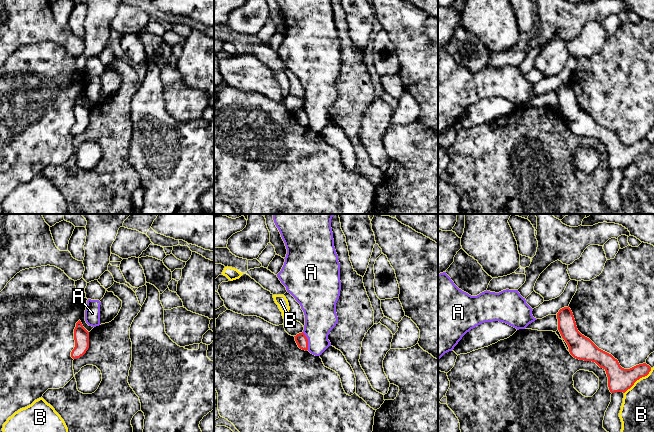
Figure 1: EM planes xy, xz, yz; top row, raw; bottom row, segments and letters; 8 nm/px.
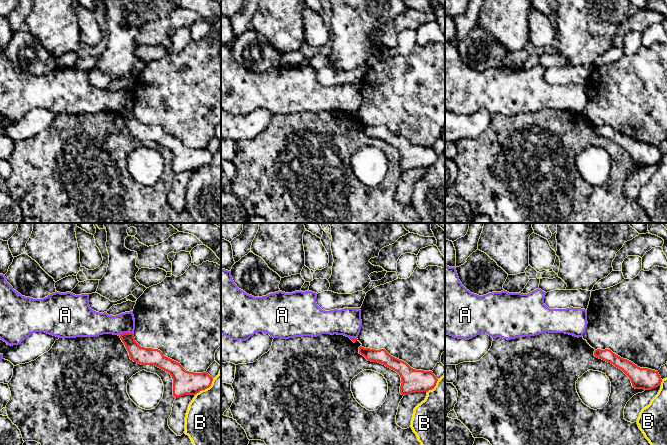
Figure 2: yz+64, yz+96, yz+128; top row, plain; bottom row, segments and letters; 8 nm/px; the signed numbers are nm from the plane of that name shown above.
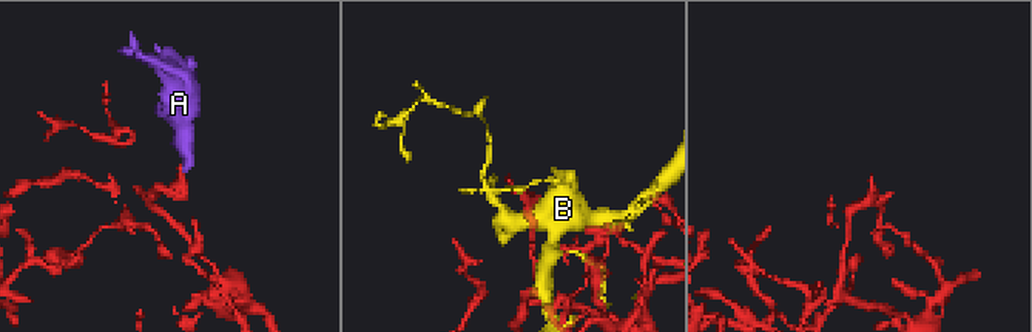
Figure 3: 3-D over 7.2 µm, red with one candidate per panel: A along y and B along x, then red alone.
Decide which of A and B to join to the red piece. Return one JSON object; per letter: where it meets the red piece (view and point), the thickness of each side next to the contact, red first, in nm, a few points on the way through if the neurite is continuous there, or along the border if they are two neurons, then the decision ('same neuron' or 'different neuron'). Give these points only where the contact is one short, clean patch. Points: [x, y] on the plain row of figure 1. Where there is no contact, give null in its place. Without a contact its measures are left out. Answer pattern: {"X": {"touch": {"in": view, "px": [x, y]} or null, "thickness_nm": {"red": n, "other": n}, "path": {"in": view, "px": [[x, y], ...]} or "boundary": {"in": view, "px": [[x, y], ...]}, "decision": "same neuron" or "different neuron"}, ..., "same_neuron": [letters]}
{"A": {"touch": {"in": "xz", "px": [307, 117]}, "thickness_nm": {"red": 90, "other": 260}, "boundary": {"in": "xz", "px": [[302, 108], [307, 115], [308, 125]]}, "decision": "different neuron"}, "B": {"touch": {"in": "yz", "px": [638, 155]}, "thickness_nm": {"red": 190, "other": 260}, "decision": "different neuron"}, "same_neuron": []}

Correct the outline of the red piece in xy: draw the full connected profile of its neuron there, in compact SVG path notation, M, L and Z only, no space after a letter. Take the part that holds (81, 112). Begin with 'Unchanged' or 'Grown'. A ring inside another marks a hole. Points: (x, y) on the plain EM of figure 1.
Unchanged. M81 97L76 99L74 105L75 123L71 128L73 135L83 132L89 124L89 108L83 103Z

